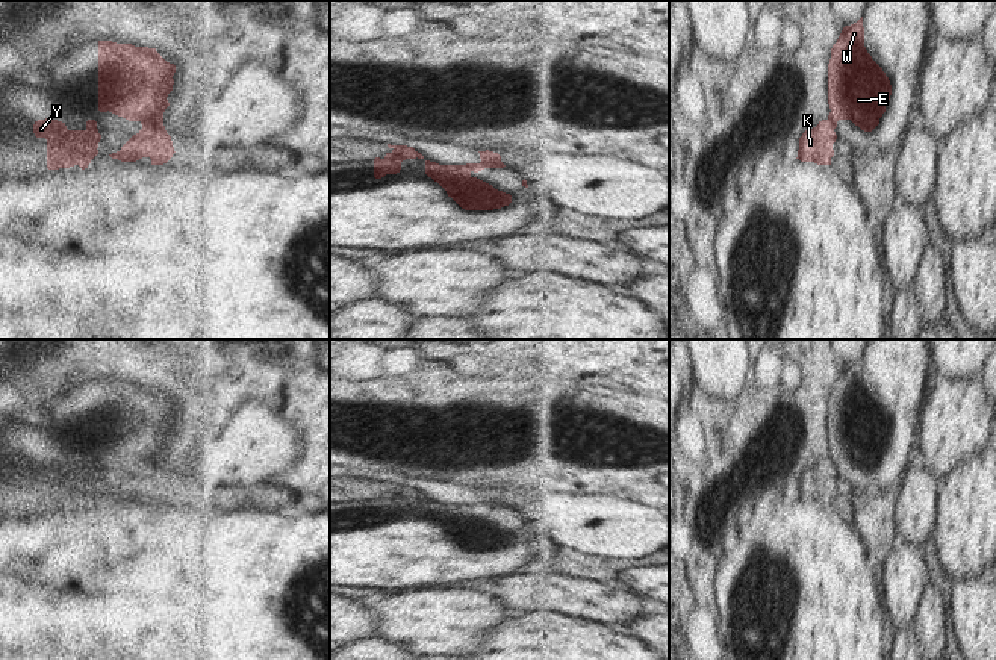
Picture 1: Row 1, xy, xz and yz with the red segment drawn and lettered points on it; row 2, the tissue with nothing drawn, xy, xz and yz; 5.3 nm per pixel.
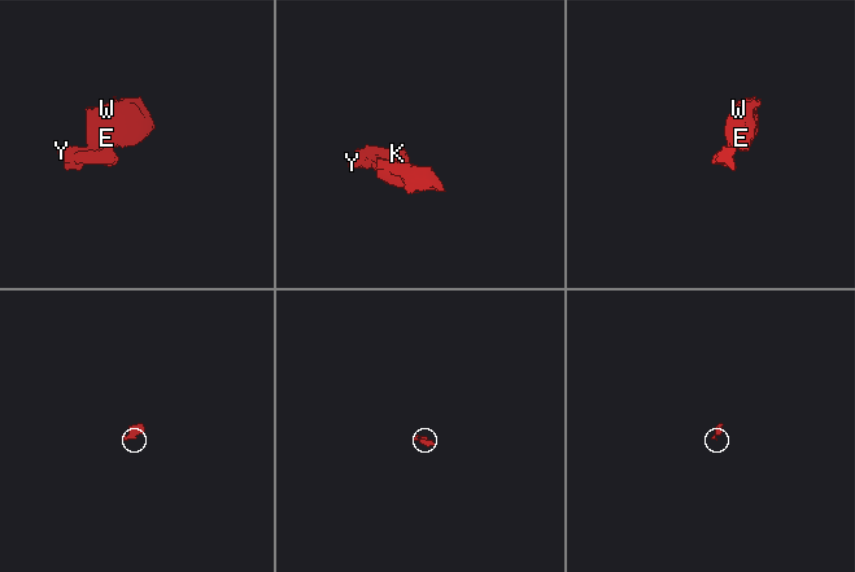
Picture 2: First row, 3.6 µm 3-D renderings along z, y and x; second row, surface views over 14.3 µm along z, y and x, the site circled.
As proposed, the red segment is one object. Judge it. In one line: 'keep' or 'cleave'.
cleave

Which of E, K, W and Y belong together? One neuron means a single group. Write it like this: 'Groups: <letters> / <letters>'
Groups: E W / K Y

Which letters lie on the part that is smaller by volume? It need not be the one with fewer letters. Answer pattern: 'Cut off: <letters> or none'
Cut off: K, Y

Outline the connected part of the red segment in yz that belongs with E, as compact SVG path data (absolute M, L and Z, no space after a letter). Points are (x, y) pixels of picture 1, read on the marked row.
M863 17L845 26L831 48L828 64L828 104L833 127L839 120L851 120L864 132L872 132L886 112L892 85L882 68L864 47Z

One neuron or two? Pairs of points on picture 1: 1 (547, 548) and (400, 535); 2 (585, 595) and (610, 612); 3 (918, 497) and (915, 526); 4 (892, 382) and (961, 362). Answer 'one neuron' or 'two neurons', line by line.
1: one neuron
2: one neuron
3: one neuron
4: two neurons

